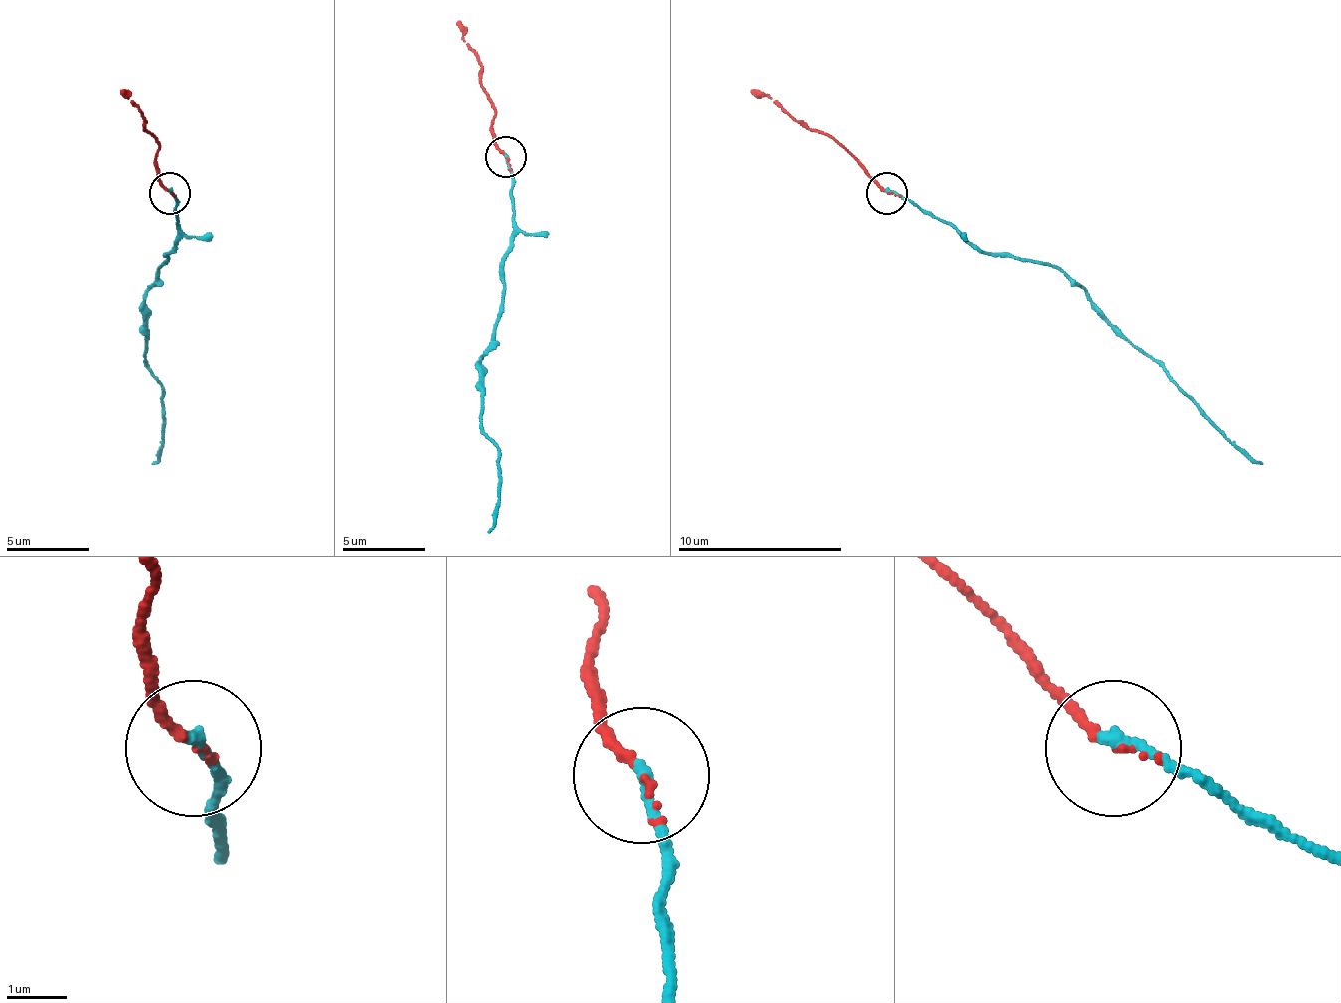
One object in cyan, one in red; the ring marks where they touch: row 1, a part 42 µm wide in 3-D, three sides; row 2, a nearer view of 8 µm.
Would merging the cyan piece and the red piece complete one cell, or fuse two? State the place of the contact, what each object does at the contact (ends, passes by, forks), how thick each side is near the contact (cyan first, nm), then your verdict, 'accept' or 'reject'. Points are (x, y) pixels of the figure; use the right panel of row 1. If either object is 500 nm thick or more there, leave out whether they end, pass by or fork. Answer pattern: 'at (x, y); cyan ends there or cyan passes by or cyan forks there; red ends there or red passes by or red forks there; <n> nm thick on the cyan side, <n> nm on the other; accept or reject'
at (887, 193); cyan ends there; red ends there; 190 nm thick on the cyan side, 150 nm on the other; accept

